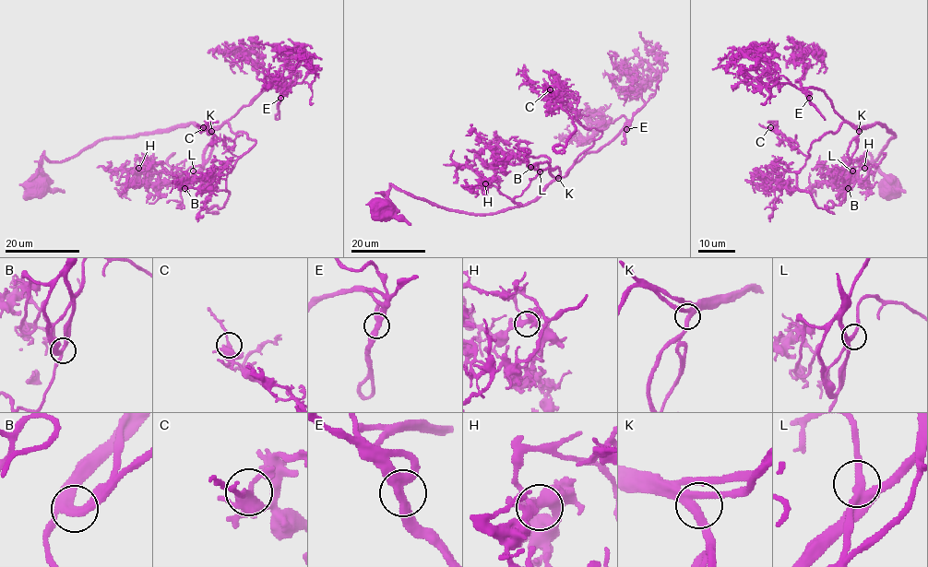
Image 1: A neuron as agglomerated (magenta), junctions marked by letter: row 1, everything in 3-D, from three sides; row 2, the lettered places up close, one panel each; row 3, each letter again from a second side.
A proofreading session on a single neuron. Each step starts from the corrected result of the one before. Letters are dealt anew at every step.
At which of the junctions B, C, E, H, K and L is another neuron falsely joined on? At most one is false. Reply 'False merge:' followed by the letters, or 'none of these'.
False merge: none of these

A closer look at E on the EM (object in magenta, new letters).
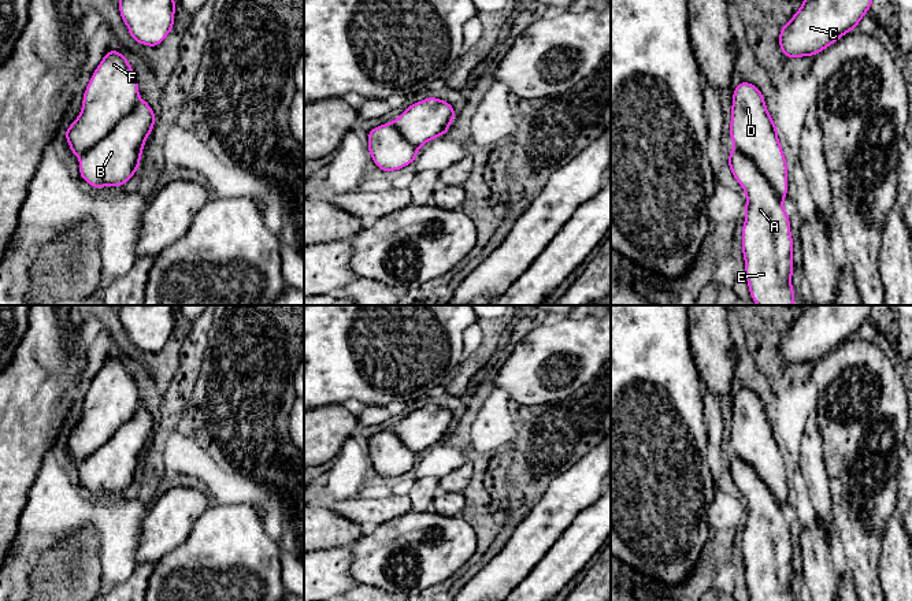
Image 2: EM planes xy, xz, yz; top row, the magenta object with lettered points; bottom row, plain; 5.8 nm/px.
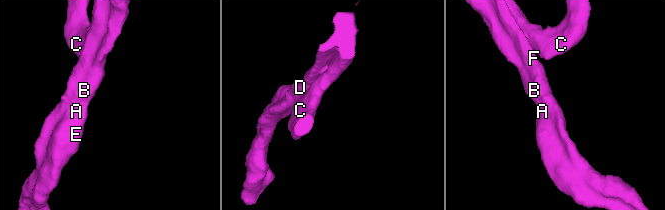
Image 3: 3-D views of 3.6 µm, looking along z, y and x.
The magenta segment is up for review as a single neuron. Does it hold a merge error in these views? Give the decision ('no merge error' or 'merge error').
no merge error

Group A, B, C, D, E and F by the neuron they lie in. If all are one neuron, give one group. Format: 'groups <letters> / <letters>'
groups A B C D E F

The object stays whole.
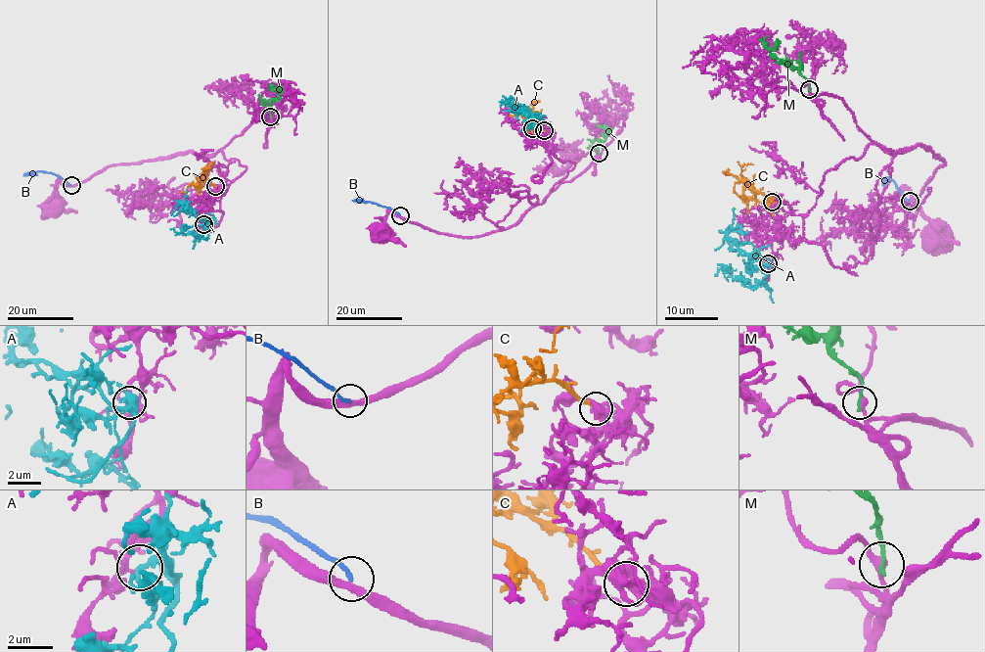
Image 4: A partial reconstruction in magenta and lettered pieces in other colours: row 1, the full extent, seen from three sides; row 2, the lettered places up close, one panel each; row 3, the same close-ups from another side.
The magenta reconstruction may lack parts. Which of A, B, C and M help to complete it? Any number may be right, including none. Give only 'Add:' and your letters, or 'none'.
Add: C

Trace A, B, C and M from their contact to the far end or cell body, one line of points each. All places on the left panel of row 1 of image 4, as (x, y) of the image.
A: (203, 224), (205, 223), (205, 231), (200, 237), (184, 234), (183, 231), (195, 225)
B: (71, 185), (47, 172), (33, 171), (23, 175)
C: (215, 186), (206, 180), (180, 192)
M: (270, 116), (270, 109), (264, 101), (276, 101), (282, 91), (273, 87)

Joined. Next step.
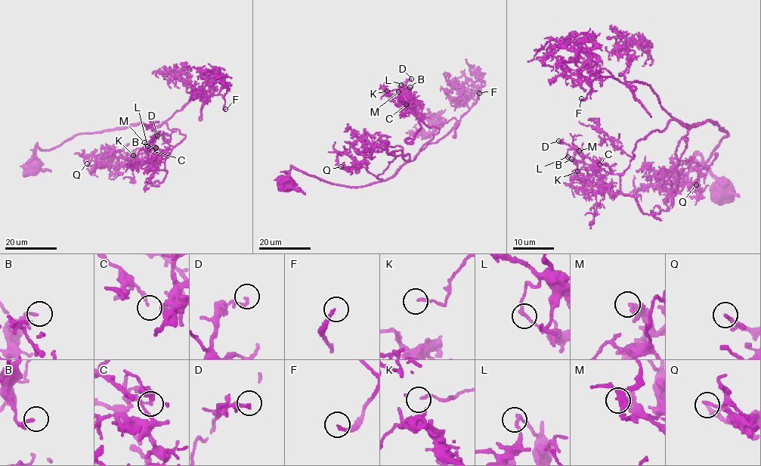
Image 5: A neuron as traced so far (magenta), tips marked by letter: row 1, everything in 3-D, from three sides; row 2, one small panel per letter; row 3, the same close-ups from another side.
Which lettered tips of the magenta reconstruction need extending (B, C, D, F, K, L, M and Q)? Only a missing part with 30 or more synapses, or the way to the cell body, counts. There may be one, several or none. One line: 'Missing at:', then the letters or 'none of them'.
Missing at: F, Q

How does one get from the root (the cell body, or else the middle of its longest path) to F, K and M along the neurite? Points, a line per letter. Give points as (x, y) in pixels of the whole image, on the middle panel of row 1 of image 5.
F: (286, 183), (292, 166), (336, 184), (364, 186), (384, 181), (428, 144), (440, 139), (476, 103), (479, 93)
K: (286, 183), (292, 166), (332, 184), (364, 186), (412, 161), (439, 128), (421, 119), (422, 104), (387, 91)
M: (286, 183), (292, 166), (349, 186), (391, 178), (439, 131), (421, 119), (422, 104), (398, 91)

